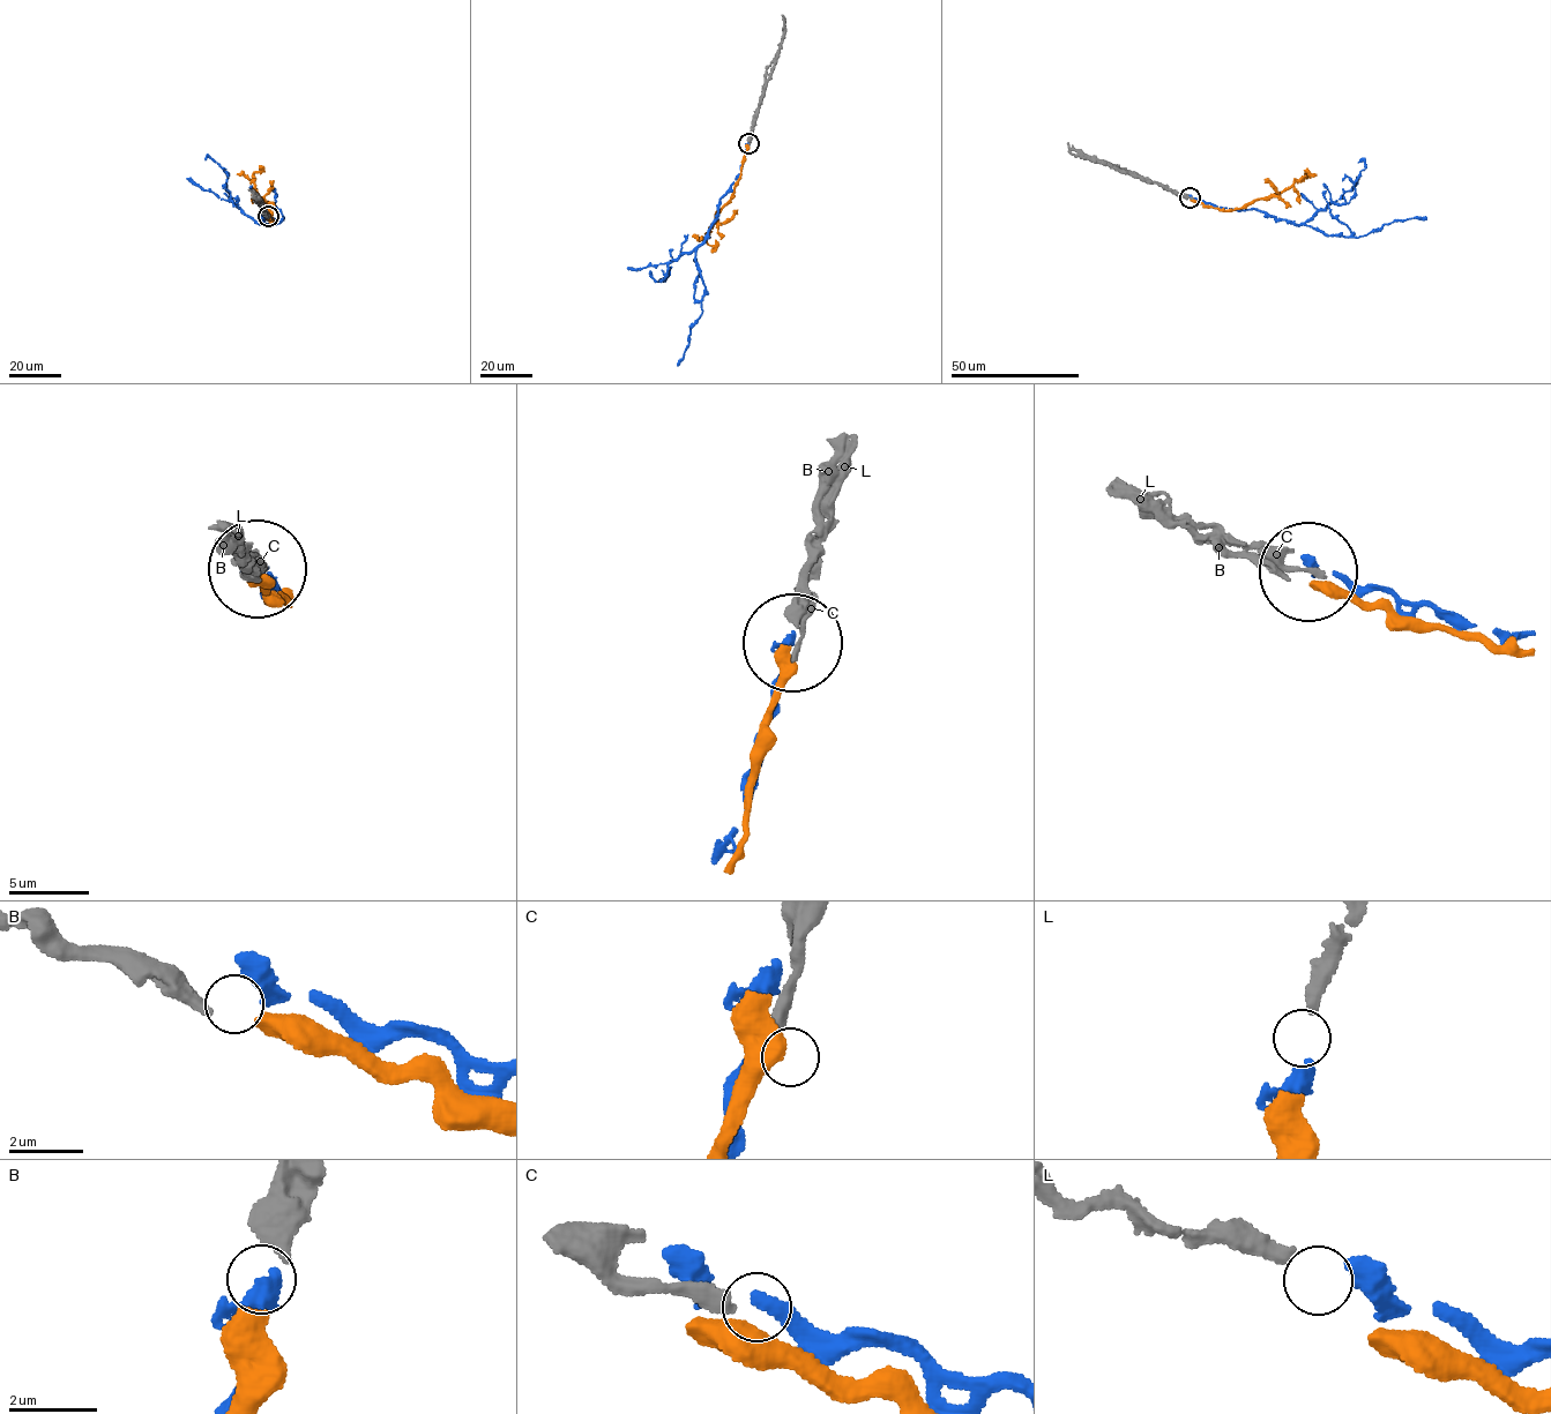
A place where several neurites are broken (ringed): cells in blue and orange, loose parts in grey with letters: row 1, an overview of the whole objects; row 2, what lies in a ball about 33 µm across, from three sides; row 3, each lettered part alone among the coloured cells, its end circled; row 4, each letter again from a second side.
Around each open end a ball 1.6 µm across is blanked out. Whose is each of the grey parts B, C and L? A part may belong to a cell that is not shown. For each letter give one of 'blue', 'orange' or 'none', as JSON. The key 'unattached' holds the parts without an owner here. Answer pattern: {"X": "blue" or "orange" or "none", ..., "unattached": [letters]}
{"B": "orange", "C": "none", "L": "blue", "unattached": ["C"]}

